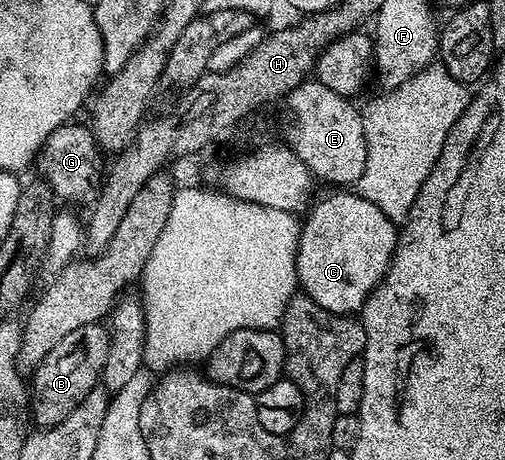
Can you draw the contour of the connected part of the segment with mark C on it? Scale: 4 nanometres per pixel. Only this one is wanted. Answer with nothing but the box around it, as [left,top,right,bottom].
[296,188,399,315]

